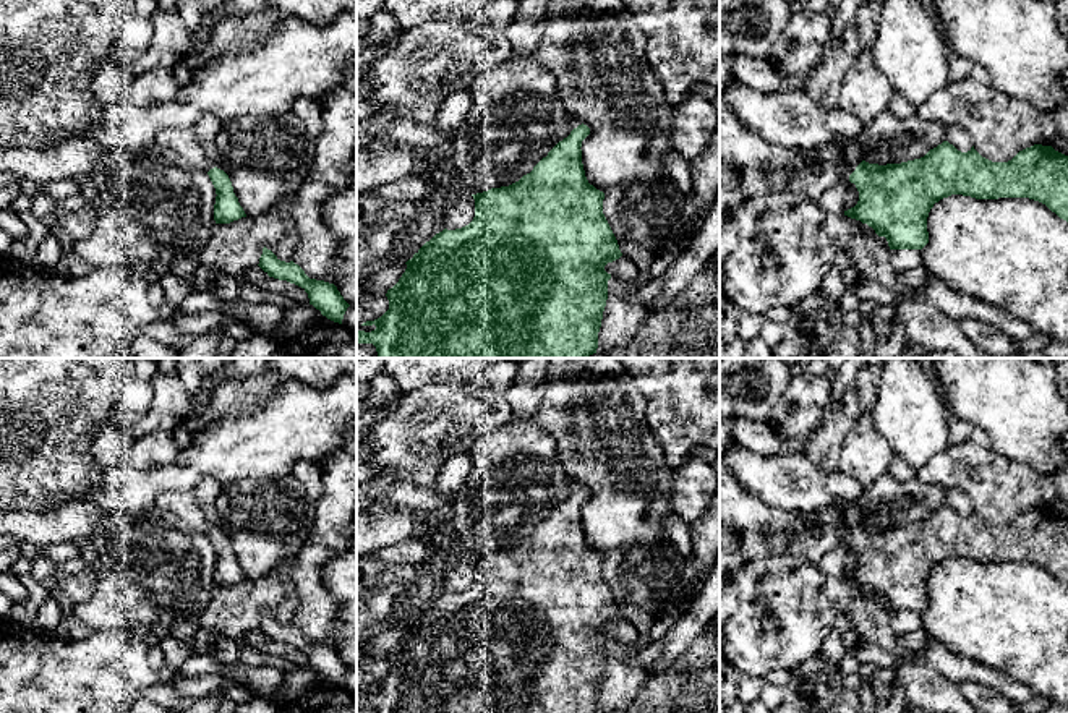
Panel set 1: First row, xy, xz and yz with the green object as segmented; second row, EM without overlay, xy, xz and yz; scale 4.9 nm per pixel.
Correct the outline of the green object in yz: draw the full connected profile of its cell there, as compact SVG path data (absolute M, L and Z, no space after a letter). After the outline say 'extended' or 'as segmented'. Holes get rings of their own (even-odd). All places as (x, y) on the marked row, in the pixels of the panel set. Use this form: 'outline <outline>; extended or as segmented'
outline M736 83L720 92L720 99L745 128L770 144L799 149L827 144L839 147L856 165L849 181L859 191L857 204L844 211L844 216L872 227L878 237L886 238L890 250L922 250L929 243L927 217L930 209L951 194L976 199L1029 198L1045 204L1068 222L1068 156L1052 146L1034 144L1019 151L1008 162L992 162L982 157L974 146L968 152L961 152L943 141L921 159L878 165L864 160L859 139L865 123L849 112L823 110L804 89L773 92Z; extended

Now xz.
outline M579 125L567 138L559 141L546 157L543 157L530 173L519 181L491 188L483 193L472 194L475 199L473 220L455 230L444 228L426 241L412 259L399 282L387 290L389 310L374 321L361 326L376 326L374 331L357 331L357 344L373 344L378 358L588 358L596 353L598 332L601 327L603 311L608 300L608 280L611 274L604 271L608 263L622 256L617 240L603 214L604 193L588 183L582 164L582 141L590 134L587 125Z; as segmented

